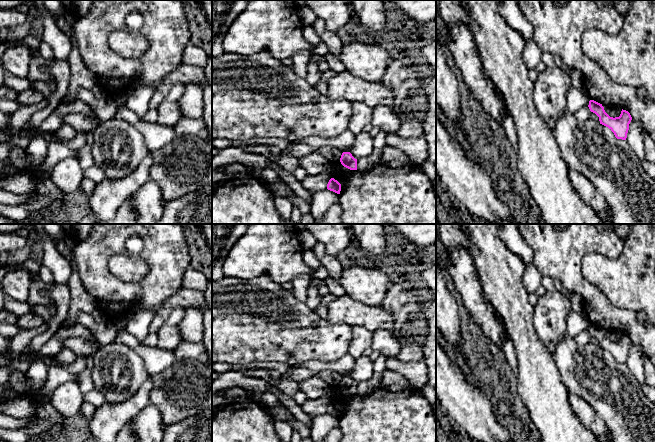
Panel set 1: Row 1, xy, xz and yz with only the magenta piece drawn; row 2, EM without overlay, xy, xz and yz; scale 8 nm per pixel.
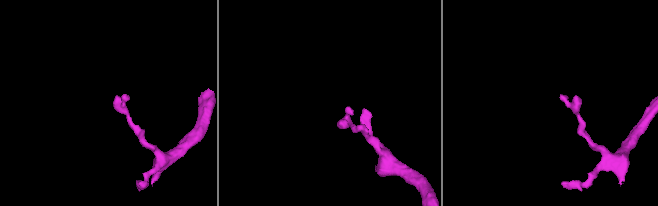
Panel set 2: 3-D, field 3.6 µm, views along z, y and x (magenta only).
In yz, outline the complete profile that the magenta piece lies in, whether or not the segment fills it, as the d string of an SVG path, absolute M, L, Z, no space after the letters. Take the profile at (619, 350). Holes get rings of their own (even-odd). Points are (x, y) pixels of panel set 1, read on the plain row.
M590 324L589 333L599 341L600 348L608 351L617 363L626 364L629 354L629 348L632 344L630 337L626 334L621 335L619 341L610 341L604 334L602 328Z

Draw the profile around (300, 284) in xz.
M307 275L295 277L292 280L293 294L301 302L307 301L307 290L310 283L310 278Z

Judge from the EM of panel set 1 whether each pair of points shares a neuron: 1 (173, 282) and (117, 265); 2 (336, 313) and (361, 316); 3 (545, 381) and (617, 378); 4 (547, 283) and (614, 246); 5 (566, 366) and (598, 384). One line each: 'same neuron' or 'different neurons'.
1: different neurons
2: same neuron
3: different neurons
4: different neurons
5: same neuron

